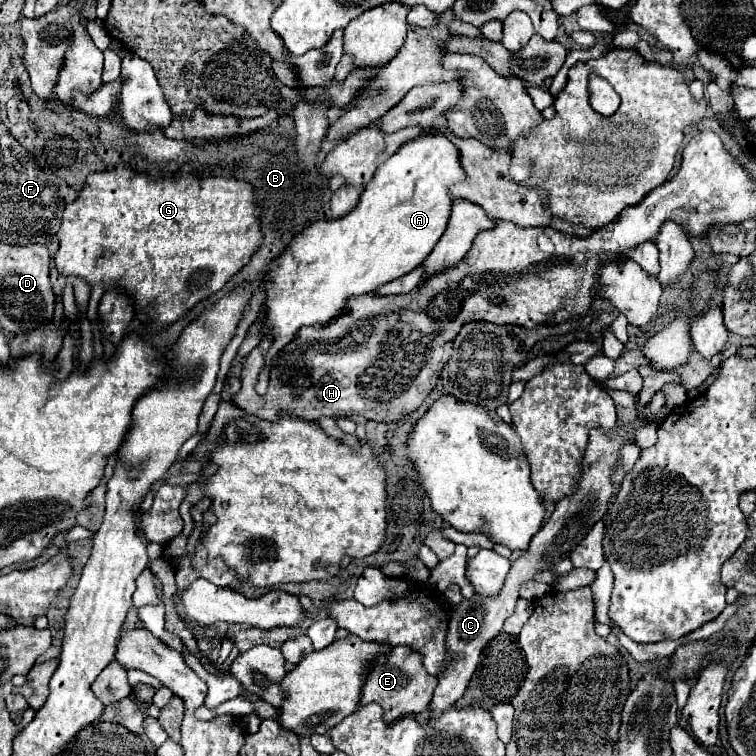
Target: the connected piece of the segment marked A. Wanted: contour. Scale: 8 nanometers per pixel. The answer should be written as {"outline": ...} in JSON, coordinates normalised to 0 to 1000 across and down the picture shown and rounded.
{"outline":[[[563,176],[553,184],[534,189],[511,216],[497,224],[492,239],[481,247],[481,255],[468,279],[450,290],[418,292],[397,311],[392,311],[378,335],[354,353],[352,361],[352,427],[349,435],[360,435],[362,454],[352,470],[352,480],[384,454],[399,430],[434,427],[455,411],[458,396],[466,390],[481,390],[497,385],[503,377],[521,372],[550,356],[585,313],[598,279],[595,247],[616,239],[616,229],[608,218],[608,200],[585,176]]]}

